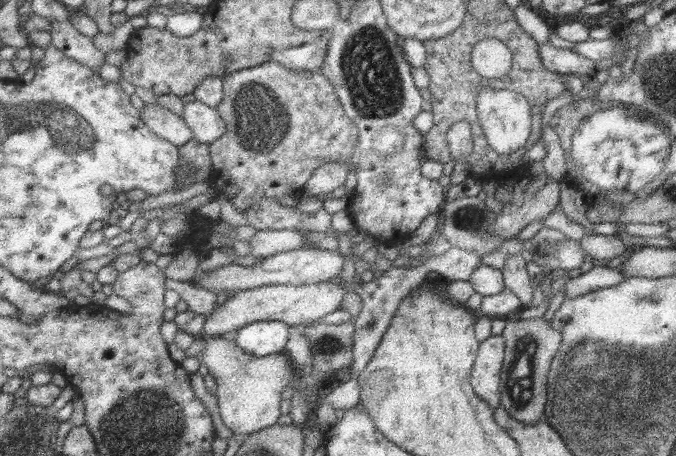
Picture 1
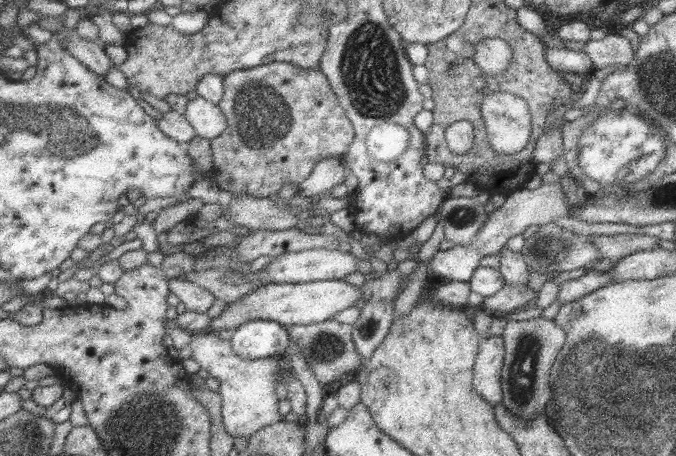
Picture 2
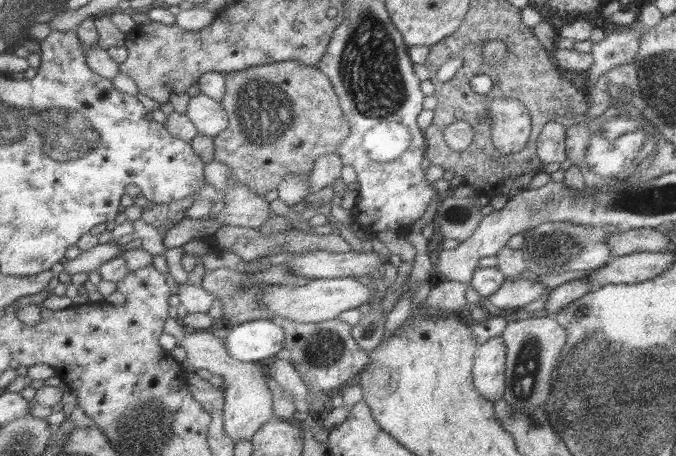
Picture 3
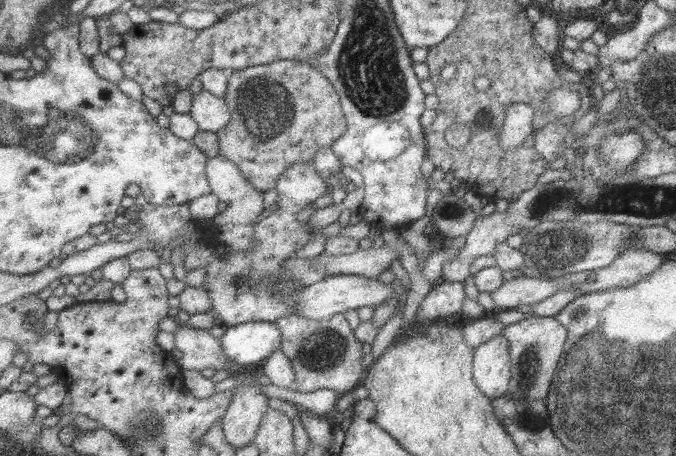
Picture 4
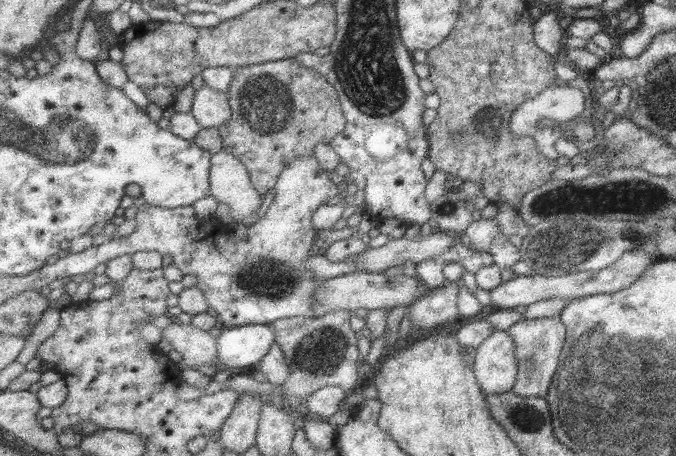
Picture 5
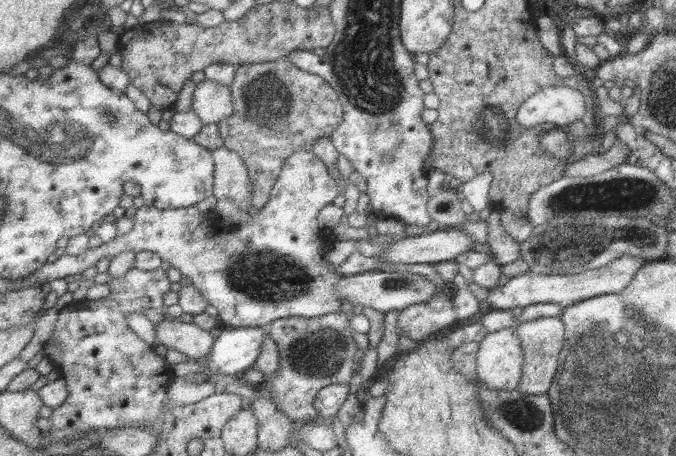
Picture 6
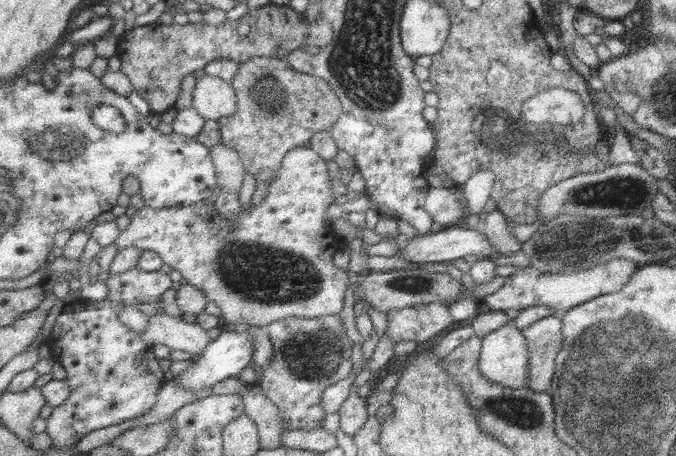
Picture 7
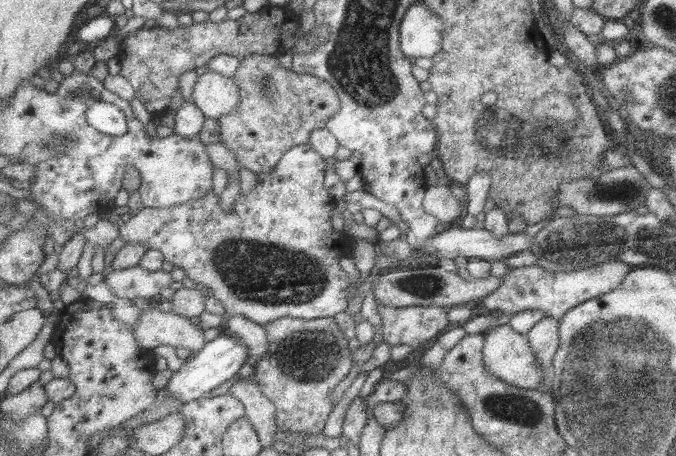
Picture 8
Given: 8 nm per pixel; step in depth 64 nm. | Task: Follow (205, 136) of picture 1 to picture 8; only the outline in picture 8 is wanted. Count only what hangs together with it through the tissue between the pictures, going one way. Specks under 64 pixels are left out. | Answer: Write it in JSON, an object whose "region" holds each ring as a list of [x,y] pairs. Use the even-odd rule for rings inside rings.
{"region":[[[211,70],[198,76],[193,99],[206,118],[219,119],[237,110],[242,92],[235,80]]]}

